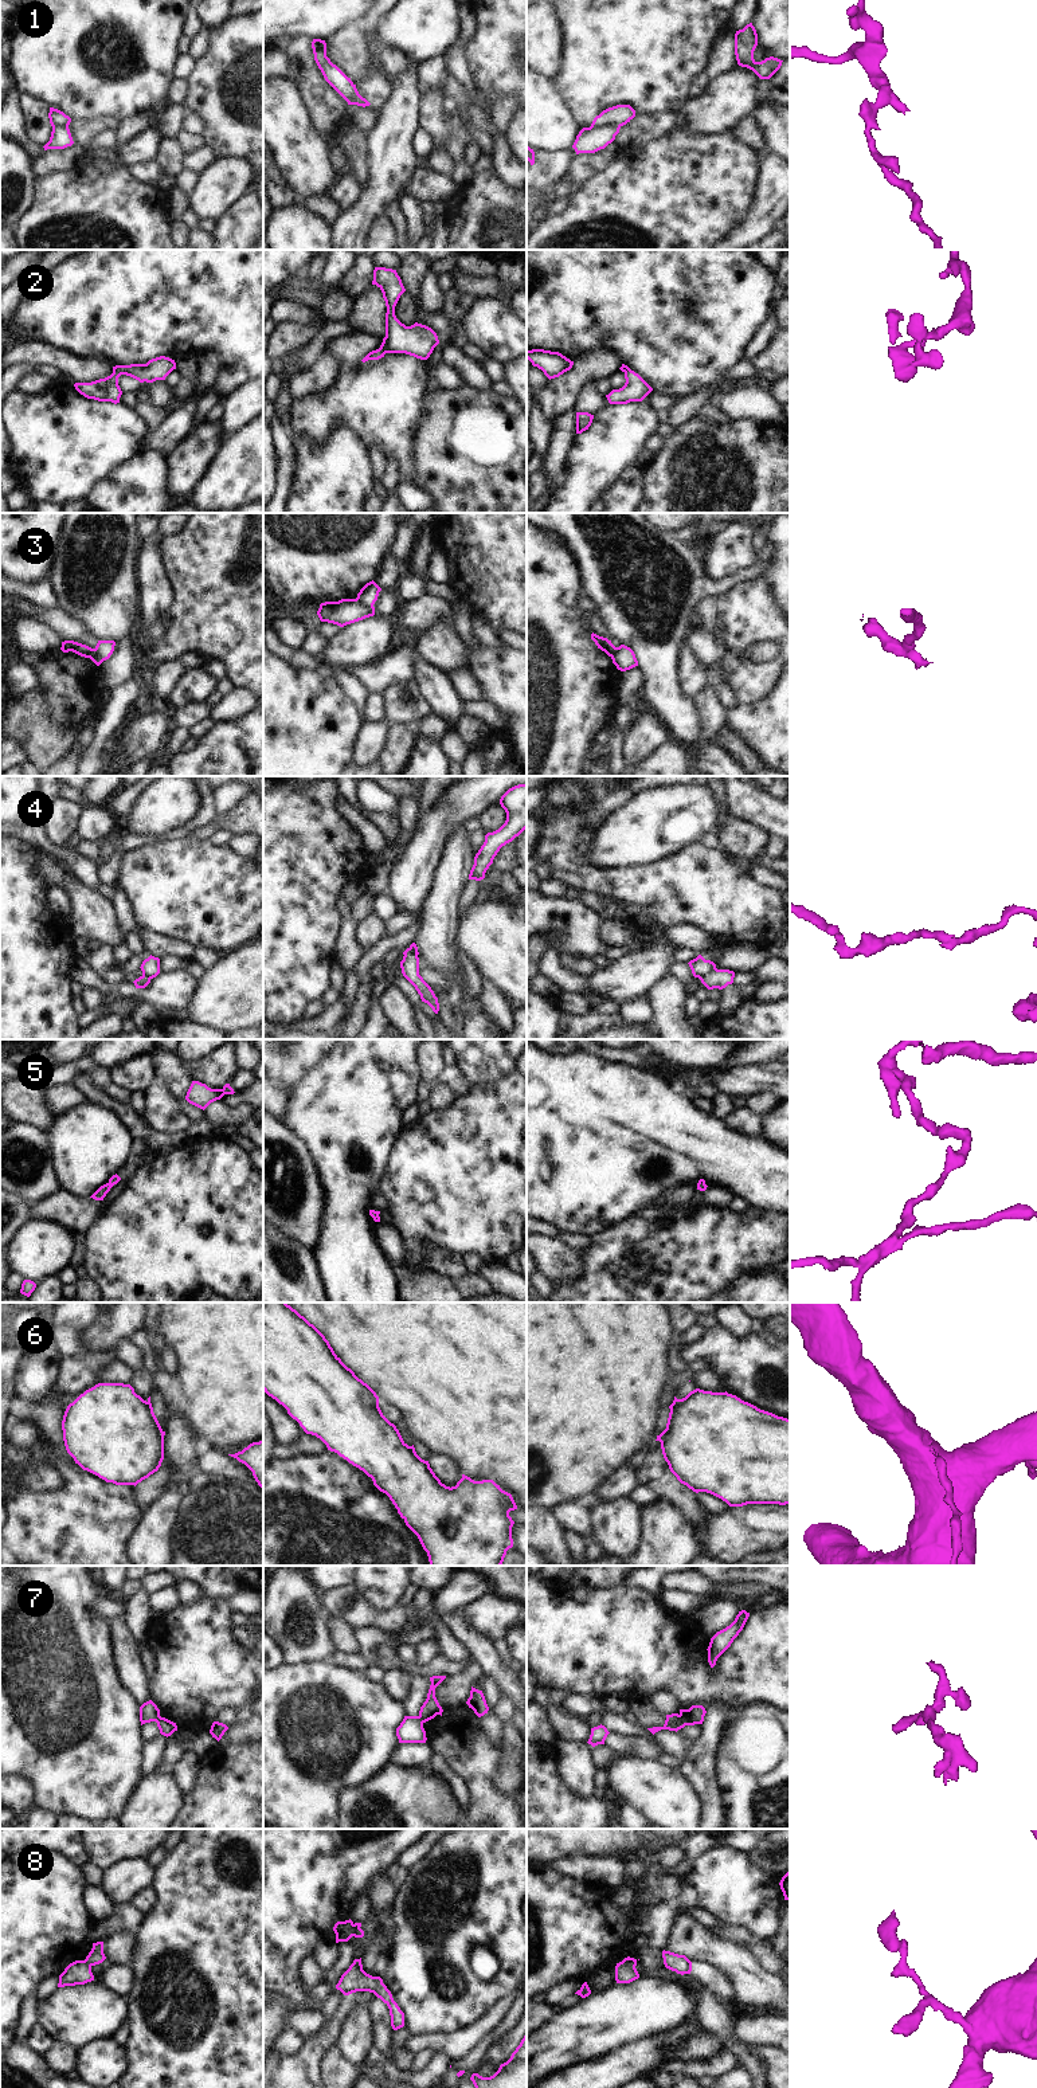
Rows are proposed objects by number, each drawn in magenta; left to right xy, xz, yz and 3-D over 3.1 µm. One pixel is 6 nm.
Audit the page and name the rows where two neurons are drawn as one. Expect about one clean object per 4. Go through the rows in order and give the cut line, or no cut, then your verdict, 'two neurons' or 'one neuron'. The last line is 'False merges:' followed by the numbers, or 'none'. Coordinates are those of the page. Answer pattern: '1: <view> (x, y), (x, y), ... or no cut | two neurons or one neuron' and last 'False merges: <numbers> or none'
1: yz (590, 126), (617, 125), (619, 128) | two neurons
2: no cut | one neuron
3: xz (356, 598), (363, 606), (374, 610) | two neurons
4: yz (716, 968), (699, 978) | two neurons
5: no cut | one neuron
6: yz (684, 1398), (670, 1410) | two neurons
7: yz (679, 1715), (688, 1724) | two neurons
8: xz (353, 1924), (351, 1935) | two neurons
False merges: 1, 3, 4, 6, 7, 8

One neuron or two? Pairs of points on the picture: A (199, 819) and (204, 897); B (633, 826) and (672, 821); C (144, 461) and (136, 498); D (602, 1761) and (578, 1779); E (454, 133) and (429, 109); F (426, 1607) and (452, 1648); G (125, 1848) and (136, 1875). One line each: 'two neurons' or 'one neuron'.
A: two neurons
B: one neuron
C: one neuron
D: two neurons
E: one neuron
F: one neuron
G: two neurons

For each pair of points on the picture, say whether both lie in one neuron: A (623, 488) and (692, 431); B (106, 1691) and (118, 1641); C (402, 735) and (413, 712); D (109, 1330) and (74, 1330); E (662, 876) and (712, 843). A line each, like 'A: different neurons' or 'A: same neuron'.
A: different neurons
B: different neurons
C: different neurons
D: different neurons
E: different neurons

